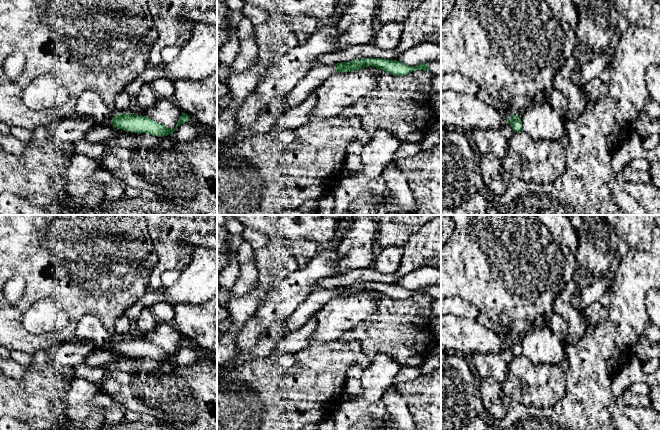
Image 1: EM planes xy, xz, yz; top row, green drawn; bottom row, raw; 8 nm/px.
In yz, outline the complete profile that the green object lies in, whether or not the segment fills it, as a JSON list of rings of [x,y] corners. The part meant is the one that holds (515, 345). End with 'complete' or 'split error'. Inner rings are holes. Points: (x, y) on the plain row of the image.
[[[518,338],[512,339],[509,342],[508,347],[511,349],[514,356],[523,355],[522,354],[522,345],[521,345],[521,342]]]; complete

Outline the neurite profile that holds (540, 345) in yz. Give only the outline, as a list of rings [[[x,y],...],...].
[[[546,323],[537,325],[518,339],[522,354],[534,364],[557,365],[566,355],[563,342]]]

